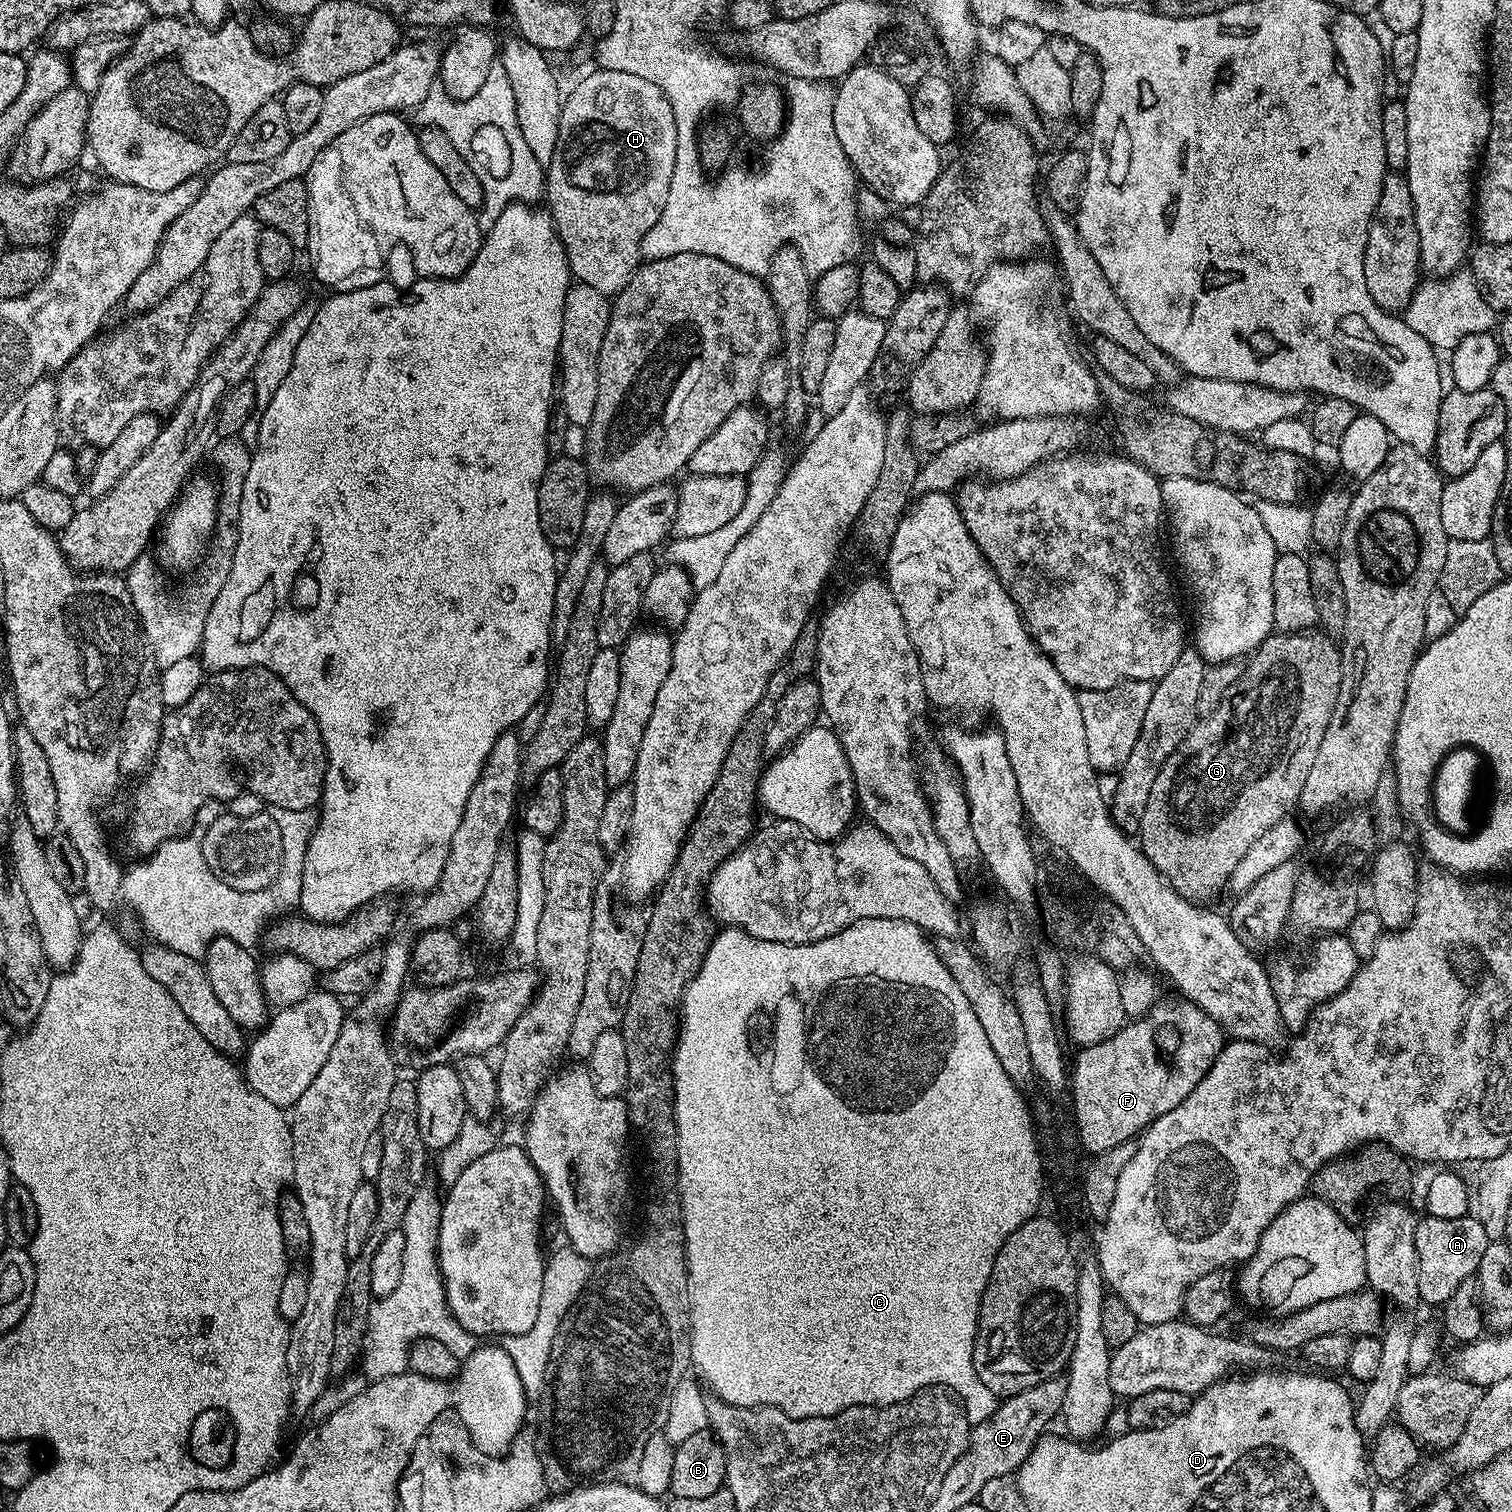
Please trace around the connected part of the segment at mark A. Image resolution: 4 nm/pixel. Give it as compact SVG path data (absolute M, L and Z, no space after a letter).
M1427 1214L1421 1215L1416 1222L1416 1233L1414 1234L1414 1246L1416 1247L1416 1257L1418 1258L1418 1294L1421 1301L1426 1305L1436 1304L1442 1306L1450 1298L1450 1294L1454 1294L1454 1290L1458 1290L1458 1286L1462 1286L1462 1282L1473 1279L1478 1270L1478 1262L1482 1262L1482 1254L1486 1254L1486 1246L1490 1243L1486 1230L1482 1230L1482 1222L1476 1220L1475 1215L1465 1214L1456 1218L1436 1218Z

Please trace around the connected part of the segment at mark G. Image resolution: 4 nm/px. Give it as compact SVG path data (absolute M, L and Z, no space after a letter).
M1320 630L1276 632L1266 637L1245 663L1242 678L1238 678L1238 682L1234 682L1234 686L1230 686L1230 690L1222 698L1220 705L1210 715L1197 719L1195 726L1188 732L1188 737L1178 746L1178 750L1174 754L1170 754L1166 766L1162 766L1162 770L1158 770L1158 778L1154 778L1154 787L1150 790L1146 811L1142 814L1138 847L1146 859L1160 871L1168 887L1177 892L1183 900L1204 902L1200 900L1210 899L1215 892L1223 893L1230 874L1234 874L1234 866L1238 866L1238 862L1242 862L1246 850L1250 850L1250 846L1254 846L1254 841L1262 838L1262 834L1266 834L1266 830L1270 830L1270 826L1274 826L1274 822L1285 820L1291 813L1288 811L1299 805L1302 786L1306 786L1310 766L1314 766L1314 757L1318 754L1319 744L1322 743L1322 734L1326 734L1326 726L1334 714L1334 706L1338 702L1340 693L1344 662L1337 641L1335 644L1332 640L1335 639L1331 635Z

